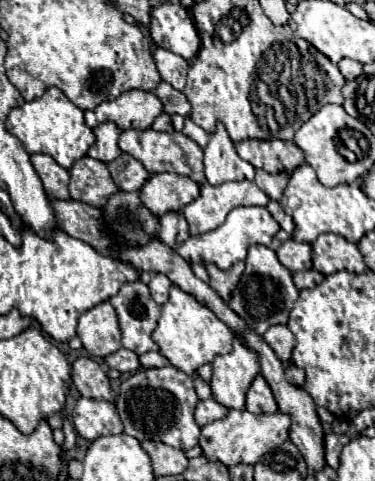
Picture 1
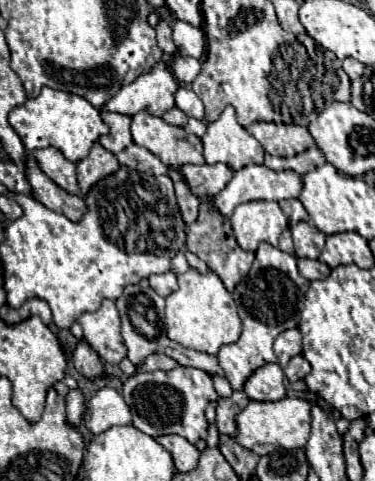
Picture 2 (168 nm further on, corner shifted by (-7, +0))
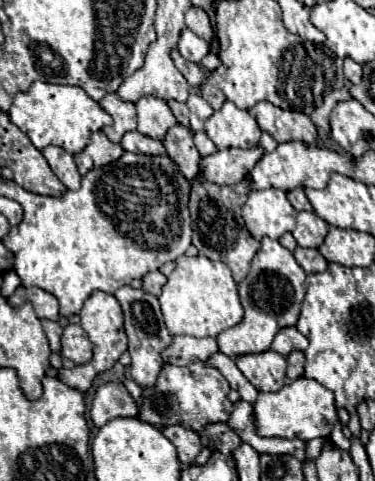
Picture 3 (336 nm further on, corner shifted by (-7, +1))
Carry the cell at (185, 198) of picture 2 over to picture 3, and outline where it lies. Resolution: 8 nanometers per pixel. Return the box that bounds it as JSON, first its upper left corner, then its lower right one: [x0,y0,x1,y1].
[163,124,201,180]

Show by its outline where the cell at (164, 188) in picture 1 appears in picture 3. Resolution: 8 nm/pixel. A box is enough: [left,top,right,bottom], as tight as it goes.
[201,146,265,186]

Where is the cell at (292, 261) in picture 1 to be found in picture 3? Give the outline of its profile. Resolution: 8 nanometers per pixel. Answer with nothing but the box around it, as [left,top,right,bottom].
[293,212,329,248]

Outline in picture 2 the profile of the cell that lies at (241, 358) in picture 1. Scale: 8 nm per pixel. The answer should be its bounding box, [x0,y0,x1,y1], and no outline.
[217,243,309,391]

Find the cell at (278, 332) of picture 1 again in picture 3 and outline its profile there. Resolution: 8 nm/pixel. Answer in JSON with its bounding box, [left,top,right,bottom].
[271,326,307,356]

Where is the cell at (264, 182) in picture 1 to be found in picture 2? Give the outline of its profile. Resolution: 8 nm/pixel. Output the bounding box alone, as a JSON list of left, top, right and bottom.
[265,145,325,175]

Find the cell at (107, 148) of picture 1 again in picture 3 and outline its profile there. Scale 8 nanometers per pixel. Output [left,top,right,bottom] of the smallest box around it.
[99,92,137,142]

